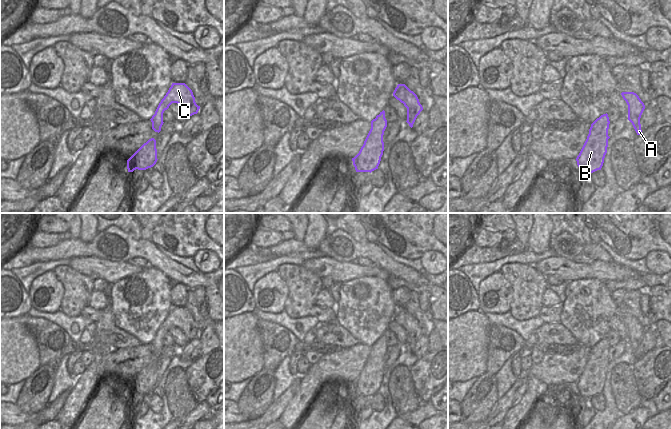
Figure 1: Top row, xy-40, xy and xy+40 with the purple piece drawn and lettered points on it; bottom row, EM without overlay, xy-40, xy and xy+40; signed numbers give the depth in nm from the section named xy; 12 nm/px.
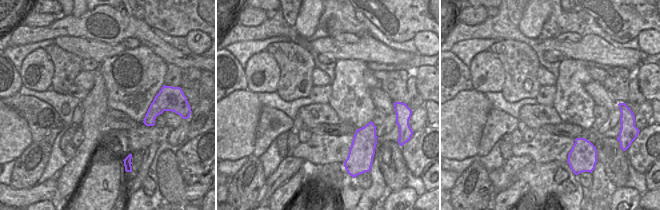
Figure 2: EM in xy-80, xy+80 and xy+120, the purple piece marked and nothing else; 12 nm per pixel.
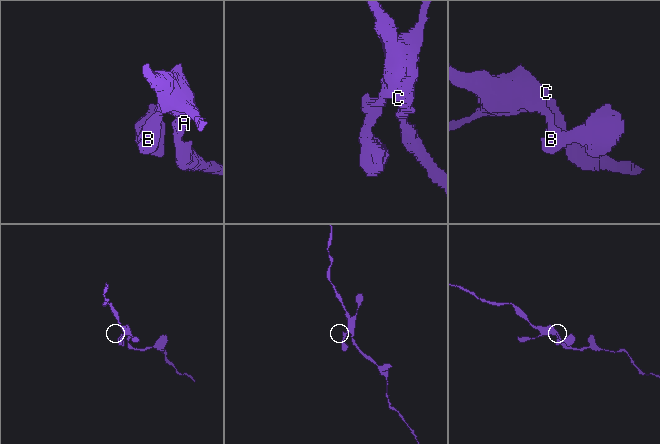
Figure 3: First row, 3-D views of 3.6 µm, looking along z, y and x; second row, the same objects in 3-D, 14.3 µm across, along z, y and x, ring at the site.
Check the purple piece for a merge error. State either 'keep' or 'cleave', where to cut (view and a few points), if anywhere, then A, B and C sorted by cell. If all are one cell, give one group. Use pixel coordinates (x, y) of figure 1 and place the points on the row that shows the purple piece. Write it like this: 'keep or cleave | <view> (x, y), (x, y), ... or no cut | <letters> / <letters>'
keep | no cut | A B C

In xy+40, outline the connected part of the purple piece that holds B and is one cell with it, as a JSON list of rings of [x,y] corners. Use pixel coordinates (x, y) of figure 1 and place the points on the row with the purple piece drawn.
[[[608,114],[597,118],[589,129],[587,139],[576,158],[579,170],[585,174],[591,174],[601,170],[608,147]]]

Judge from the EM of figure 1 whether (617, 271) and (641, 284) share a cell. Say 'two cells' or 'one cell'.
two cells

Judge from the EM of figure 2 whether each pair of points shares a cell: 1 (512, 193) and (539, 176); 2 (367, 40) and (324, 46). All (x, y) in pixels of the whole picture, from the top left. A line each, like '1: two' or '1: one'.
1: two
2: one

